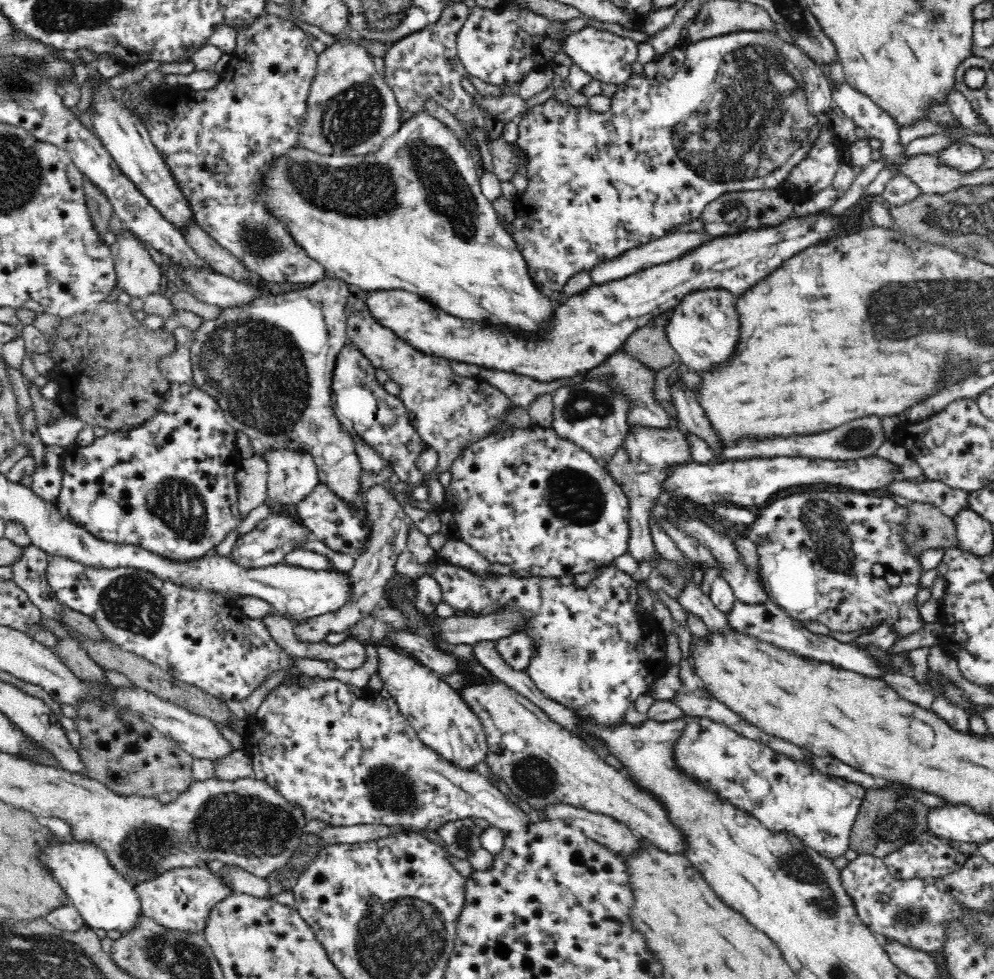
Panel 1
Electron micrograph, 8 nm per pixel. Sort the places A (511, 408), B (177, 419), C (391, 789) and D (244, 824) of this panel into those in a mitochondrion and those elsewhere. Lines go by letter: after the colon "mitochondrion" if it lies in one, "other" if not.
A: other
B: other
C: mitochondrion
D: mitochondrion

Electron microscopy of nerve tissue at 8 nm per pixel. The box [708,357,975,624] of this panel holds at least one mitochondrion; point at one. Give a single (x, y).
(828, 538)

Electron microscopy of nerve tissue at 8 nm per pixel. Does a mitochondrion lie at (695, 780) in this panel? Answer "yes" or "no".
no

